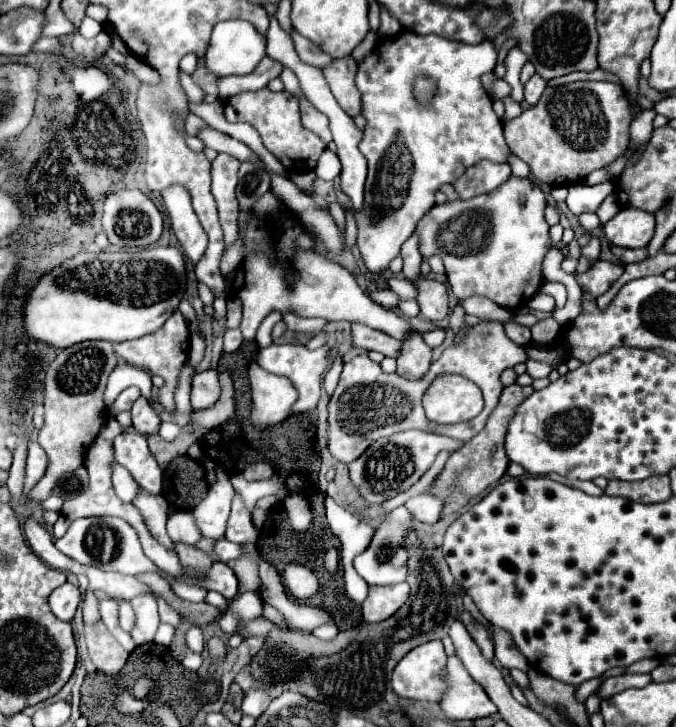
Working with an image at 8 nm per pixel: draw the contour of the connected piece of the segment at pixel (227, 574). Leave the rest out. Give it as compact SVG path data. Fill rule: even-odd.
M214 562L208 574L202 578L206 590L216 590L228 600L236 598L238 594L238 578L232 568L228 568L224 562Z

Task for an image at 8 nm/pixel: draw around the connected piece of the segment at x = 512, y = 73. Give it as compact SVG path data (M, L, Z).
M512 48L506 56L506 76L504 80L510 84L512 92L510 92L510 98L516 100L516 102L522 102L522 84L520 84L520 70L522 66L528 62L528 56L522 54L520 48Z

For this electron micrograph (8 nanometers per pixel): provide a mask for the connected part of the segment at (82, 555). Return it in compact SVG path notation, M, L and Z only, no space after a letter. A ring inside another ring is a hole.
M80 518L72 522L68 532L56 540L56 548L66 556L78 560L80 564L98 566L106 572L120 572L120 574L140 574L140 572L160 572L144 554L138 542L138 534L120 518Z

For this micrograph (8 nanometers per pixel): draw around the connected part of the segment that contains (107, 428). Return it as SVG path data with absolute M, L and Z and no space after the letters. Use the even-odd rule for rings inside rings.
M110 418L104 426L102 426L102 432L100 432L100 436L104 438L104 440L114 440L118 434L122 434L124 430L130 430L130 428L122 428L122 424L118 424L118 420L116 418Z

